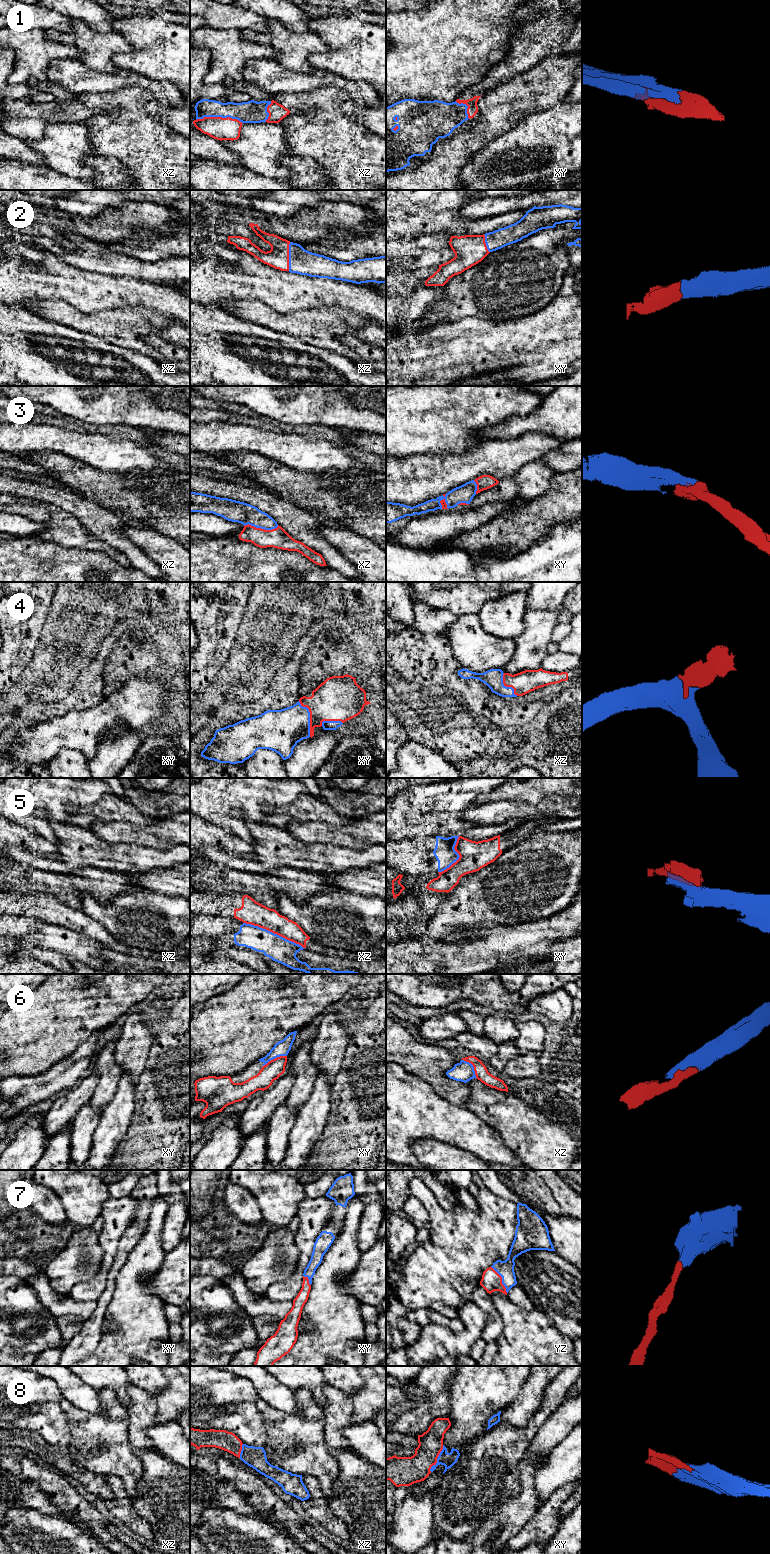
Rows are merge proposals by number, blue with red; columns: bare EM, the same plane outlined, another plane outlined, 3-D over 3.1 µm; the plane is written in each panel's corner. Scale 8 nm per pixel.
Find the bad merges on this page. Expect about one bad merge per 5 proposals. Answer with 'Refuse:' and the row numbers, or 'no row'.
Refuse: 5

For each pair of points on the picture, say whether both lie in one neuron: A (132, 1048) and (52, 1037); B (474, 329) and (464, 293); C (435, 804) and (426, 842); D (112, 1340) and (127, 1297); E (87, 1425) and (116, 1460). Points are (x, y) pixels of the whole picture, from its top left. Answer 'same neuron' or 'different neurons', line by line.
A: different neurons
B: different neurons
C: different neurons
D: same neuron
E: same neuron

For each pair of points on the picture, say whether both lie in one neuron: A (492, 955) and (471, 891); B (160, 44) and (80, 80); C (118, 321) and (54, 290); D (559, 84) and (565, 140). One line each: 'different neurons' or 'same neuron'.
A: different neurons
B: different neurons
C: different neurons
D: different neurons

